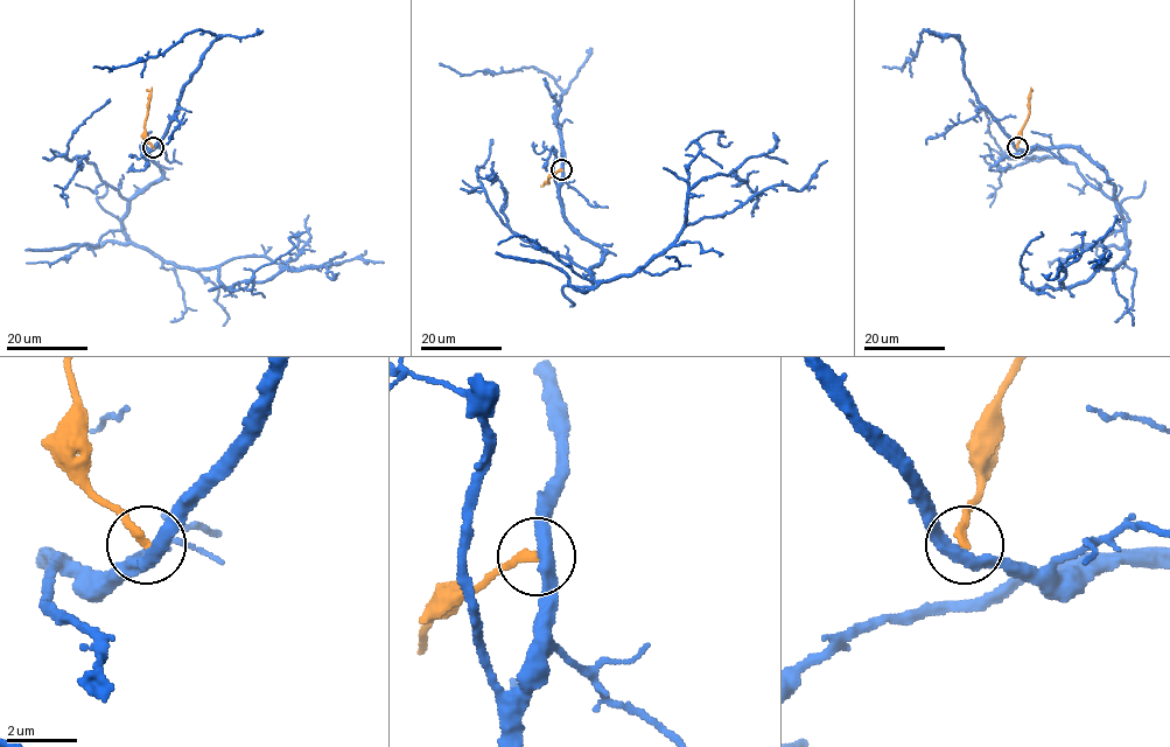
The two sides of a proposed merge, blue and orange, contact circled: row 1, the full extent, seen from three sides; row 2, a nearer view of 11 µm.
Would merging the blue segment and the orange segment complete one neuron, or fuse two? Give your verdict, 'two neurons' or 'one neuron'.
two neurons

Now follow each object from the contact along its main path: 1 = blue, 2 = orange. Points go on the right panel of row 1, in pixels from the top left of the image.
1: (1017, 147), (1073, 146), (1106, 173), (1129, 251), (1118, 266), (1070, 287), (1031, 290), (1020, 262), (1041, 232)
2: (1017, 147), (1029, 114), (1031, 90)

